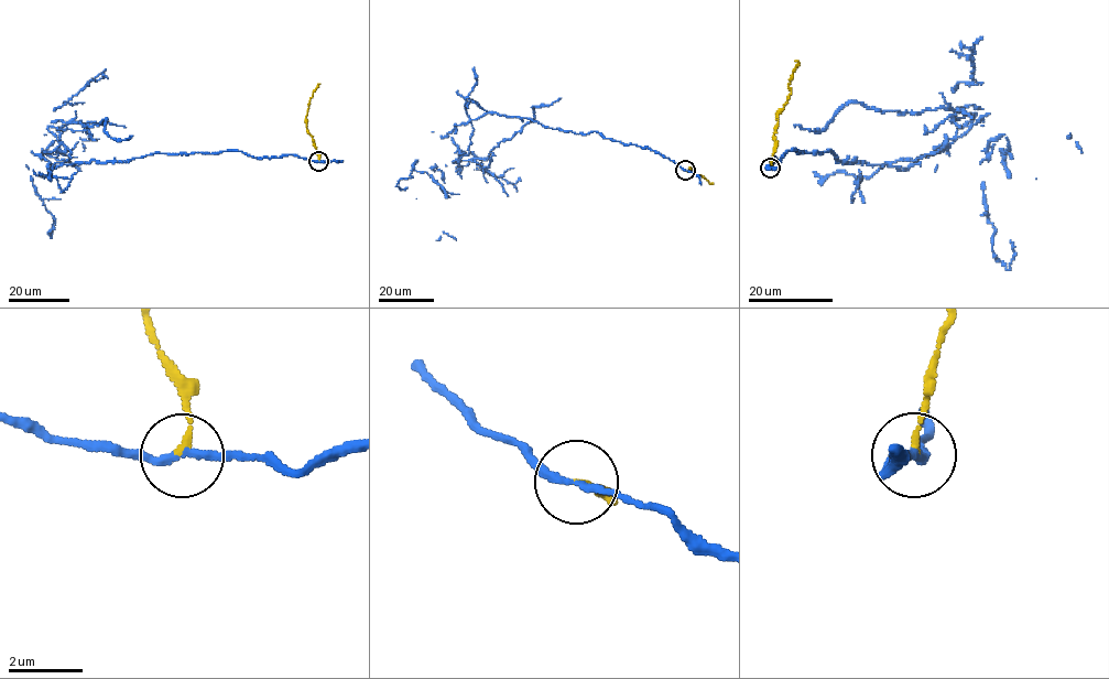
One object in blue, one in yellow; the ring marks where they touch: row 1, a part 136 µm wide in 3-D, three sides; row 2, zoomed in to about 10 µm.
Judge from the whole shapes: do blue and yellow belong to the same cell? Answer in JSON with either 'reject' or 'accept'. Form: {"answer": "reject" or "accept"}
{"answer": "reject"}

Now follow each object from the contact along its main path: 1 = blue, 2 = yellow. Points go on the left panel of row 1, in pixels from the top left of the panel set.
1: (318, 161), (234, 150), (61, 164), (71, 153), (47, 128), (101, 125), (106, 118), (113, 139), (132, 136)
2: (318, 161), (305, 119), (318, 83)

